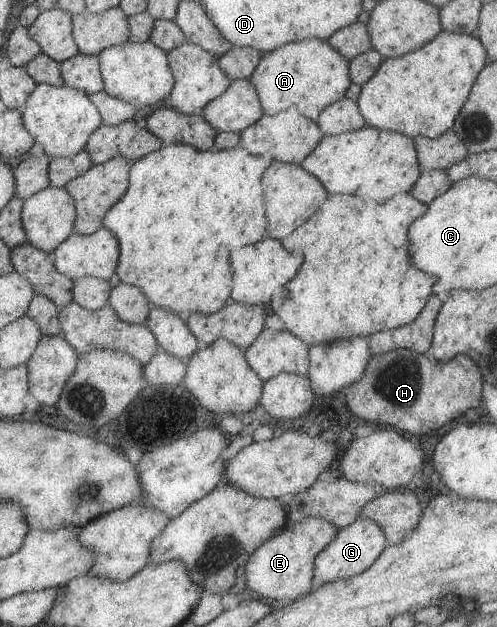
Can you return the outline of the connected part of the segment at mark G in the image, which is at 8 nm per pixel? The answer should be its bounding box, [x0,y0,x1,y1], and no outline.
[313,517,388,583]

